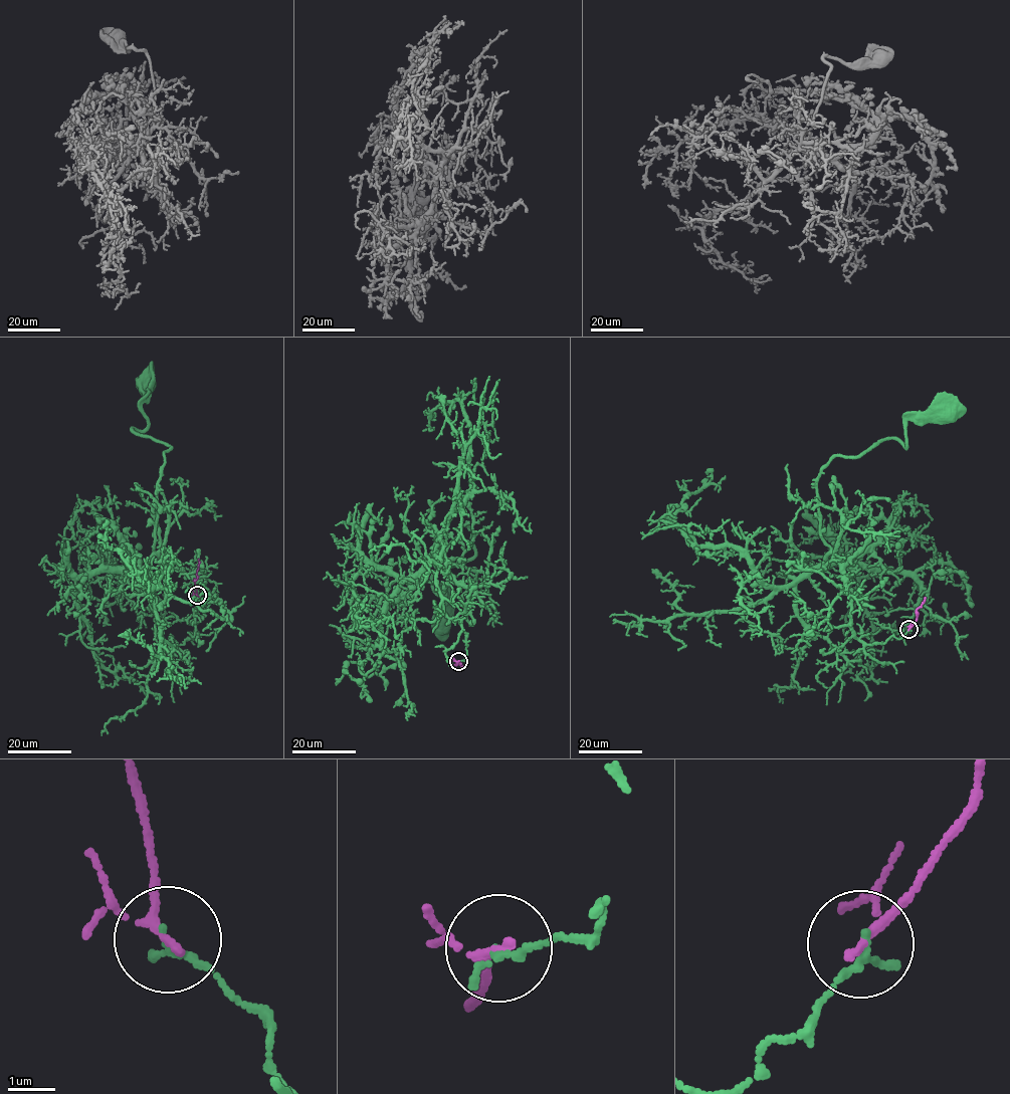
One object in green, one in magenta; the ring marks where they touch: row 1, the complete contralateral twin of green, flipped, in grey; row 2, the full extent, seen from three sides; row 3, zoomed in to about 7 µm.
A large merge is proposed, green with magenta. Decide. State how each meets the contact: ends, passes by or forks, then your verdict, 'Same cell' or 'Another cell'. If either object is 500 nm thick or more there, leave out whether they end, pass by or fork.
At the ring green ends. At the ring magenta passes by. Another cell

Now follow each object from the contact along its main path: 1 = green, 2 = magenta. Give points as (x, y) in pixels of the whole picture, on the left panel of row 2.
1: (198, 596), (205, 606), (193, 624), (195, 579), (153, 546), (171, 448), (132, 429), (146, 428), (146, 379)
2: (197, 596), (195, 584), (198, 558)

